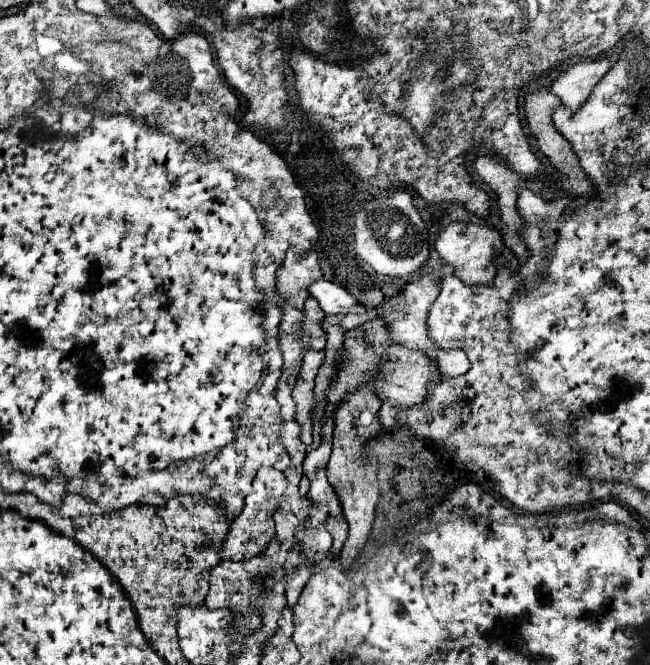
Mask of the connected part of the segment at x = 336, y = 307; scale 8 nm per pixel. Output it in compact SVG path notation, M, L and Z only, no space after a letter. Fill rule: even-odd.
M318 279L308 287L310 295L320 303L320 309L324 313L332 315L346 315L346 313L362 313L364 307L358 305L358 301L346 293L342 287L328 283L326 279Z

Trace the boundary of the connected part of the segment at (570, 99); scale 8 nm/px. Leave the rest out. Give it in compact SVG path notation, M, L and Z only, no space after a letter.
M608 57L574 63L558 75L550 91L558 95L566 107L576 111L588 101L592 87L610 71L610 67L612 61Z

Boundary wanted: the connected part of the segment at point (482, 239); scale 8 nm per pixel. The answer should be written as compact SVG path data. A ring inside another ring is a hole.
M456 221L450 223L436 239L434 249L438 251L440 259L450 263L454 267L454 275L460 277L466 285L482 285L482 283L492 283L494 275L496 275L496 267L492 263L492 253L496 249L500 249L502 253L508 253L508 249L502 243L502 237L498 231L480 225L480 223L472 223L472 221Z

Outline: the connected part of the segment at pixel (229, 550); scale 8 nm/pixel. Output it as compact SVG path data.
M260 467L254 483L252 483L254 491L246 497L246 505L242 509L242 513L232 521L230 525L230 533L224 539L222 545L222 559L230 559L230 561L248 561L250 557L258 555L268 541L274 537L274 521L272 515L278 508L291 511L302 519L310 518L312 513L318 511L318 505L312 505L310 500L301 498L298 495L298 487L290 485L284 477L282 471L276 471L274 467Z

